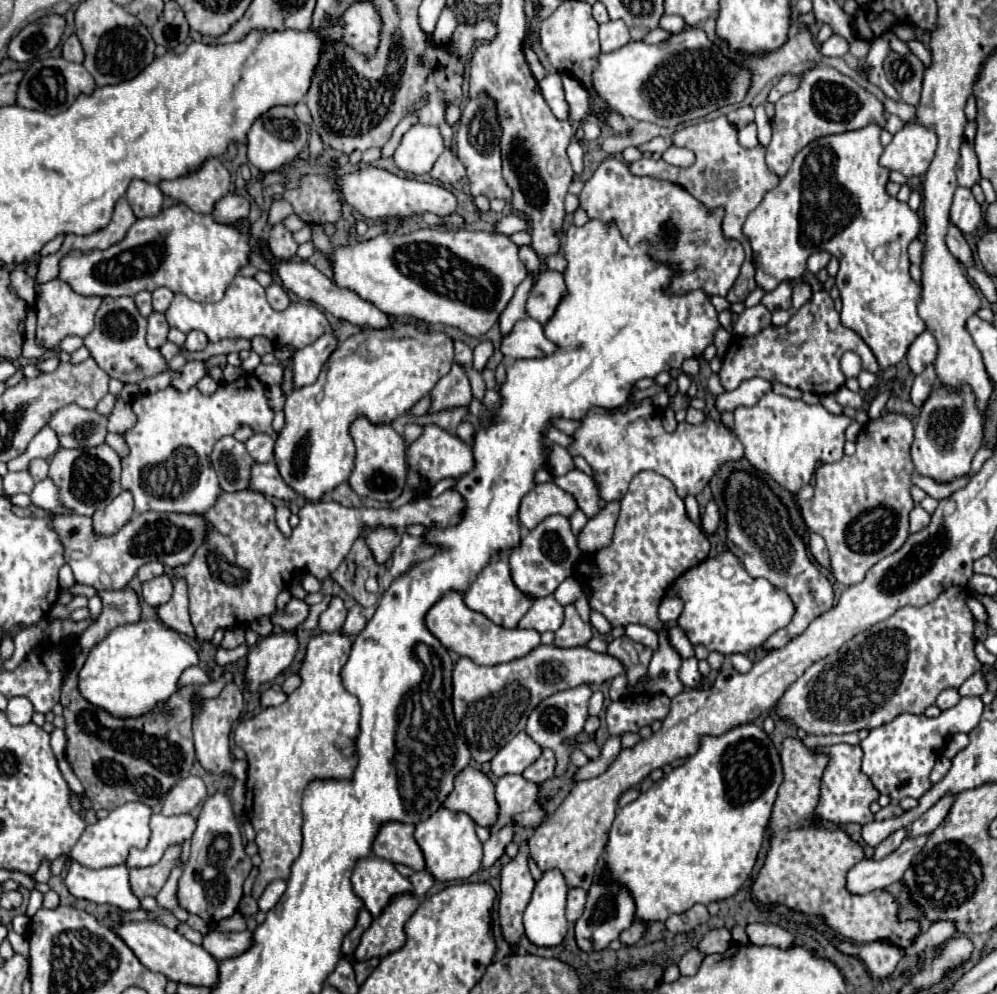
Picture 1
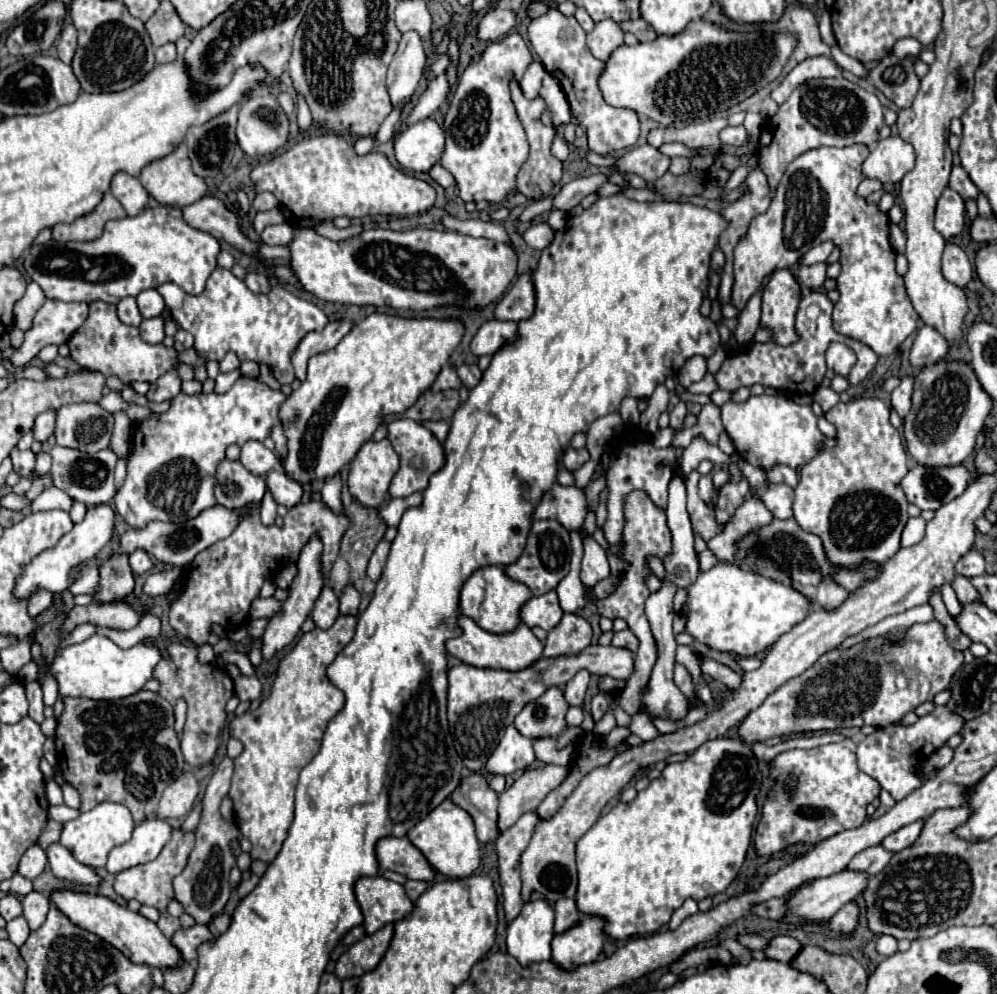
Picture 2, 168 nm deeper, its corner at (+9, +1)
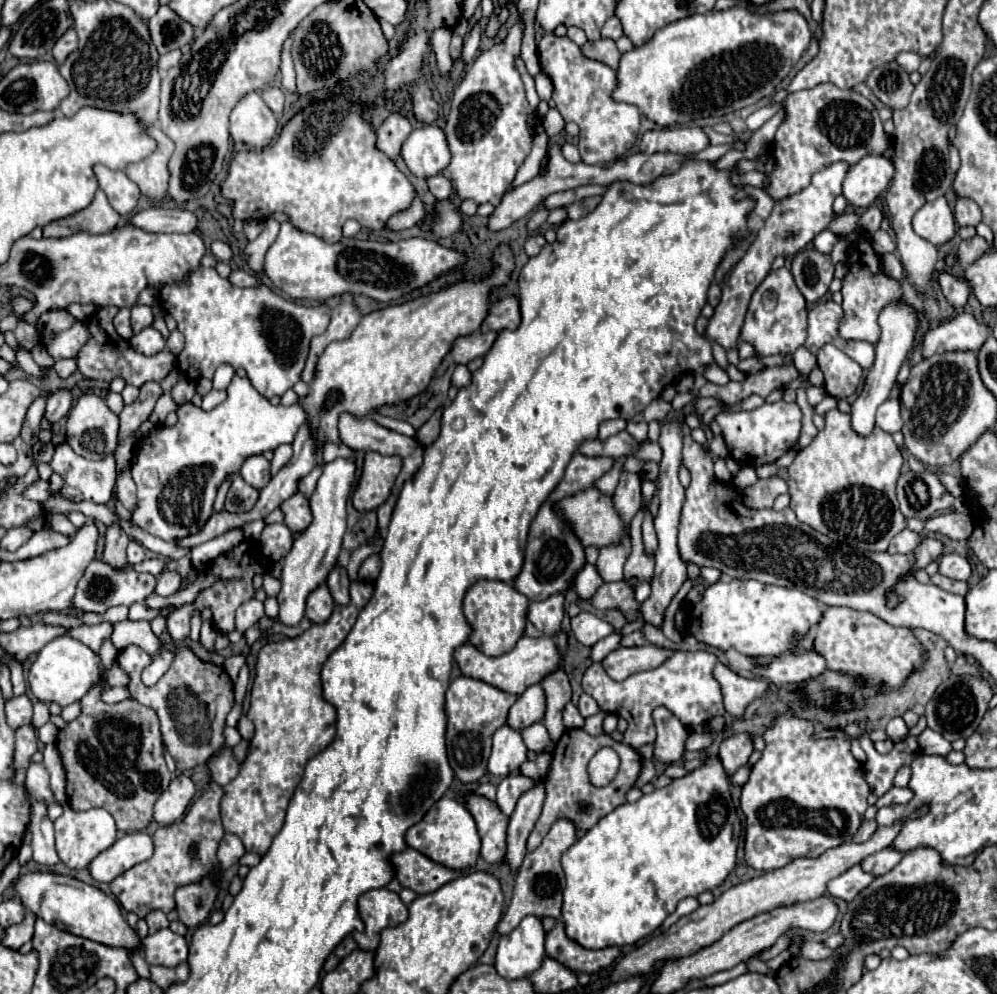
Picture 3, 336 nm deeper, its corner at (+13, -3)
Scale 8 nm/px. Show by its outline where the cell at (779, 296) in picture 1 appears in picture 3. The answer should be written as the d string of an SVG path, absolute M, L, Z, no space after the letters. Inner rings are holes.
M780 267L776 271L770 271L754 291L740 331L740 339L754 345L756 353L762 357L794 353L806 341L806 315L808 315L806 299L798 291L790 269Z

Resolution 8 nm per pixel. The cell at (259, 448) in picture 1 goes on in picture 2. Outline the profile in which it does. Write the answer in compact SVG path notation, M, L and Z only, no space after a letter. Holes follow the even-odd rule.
M246 441L240 451L240 463L256 475L264 475L266 471L278 465L278 457L274 451L266 449L260 441Z

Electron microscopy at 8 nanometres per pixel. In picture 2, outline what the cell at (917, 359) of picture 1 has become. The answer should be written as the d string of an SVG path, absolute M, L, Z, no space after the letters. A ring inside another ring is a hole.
M922 325L916 333L914 345L910 349L910 365L916 369L924 369L944 359L948 353L946 339L930 325Z

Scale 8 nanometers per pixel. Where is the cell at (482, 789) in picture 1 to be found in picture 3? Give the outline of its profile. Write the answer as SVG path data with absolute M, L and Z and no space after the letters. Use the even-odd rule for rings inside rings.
M474 793L464 795L464 803L478 825L478 833L482 839L482 849L480 849L482 859L486 863L504 863L508 817L498 809L494 801L488 801L486 797Z

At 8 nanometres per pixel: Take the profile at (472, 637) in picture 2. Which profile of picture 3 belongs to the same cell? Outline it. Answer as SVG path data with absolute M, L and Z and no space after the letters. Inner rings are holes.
M524 635L514 645L512 651L508 651L500 657L486 657L470 643L464 643L462 647L458 647L454 655L456 655L456 663L462 671L462 675L472 677L472 679L480 679L480 681L484 681L500 691L514 693L514 695L520 695L526 687L530 687L534 683L540 683L546 675L554 673L562 665L562 657L560 657L560 651L556 647L556 641L552 637L544 637L544 635L538 639Z

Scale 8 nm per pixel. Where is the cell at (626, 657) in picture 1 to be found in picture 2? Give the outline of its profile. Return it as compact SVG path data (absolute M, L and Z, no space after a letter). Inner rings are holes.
M628 629L626 631L620 631L620 633L614 633L614 639L612 639L612 645L614 647L624 647L632 653L638 651L638 639L634 637L634 633L630 633Z

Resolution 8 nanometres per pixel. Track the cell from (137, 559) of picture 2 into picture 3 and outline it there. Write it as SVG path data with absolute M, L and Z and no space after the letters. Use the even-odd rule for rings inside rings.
M138 541L128 543L128 563L140 563L146 557L146 549Z

